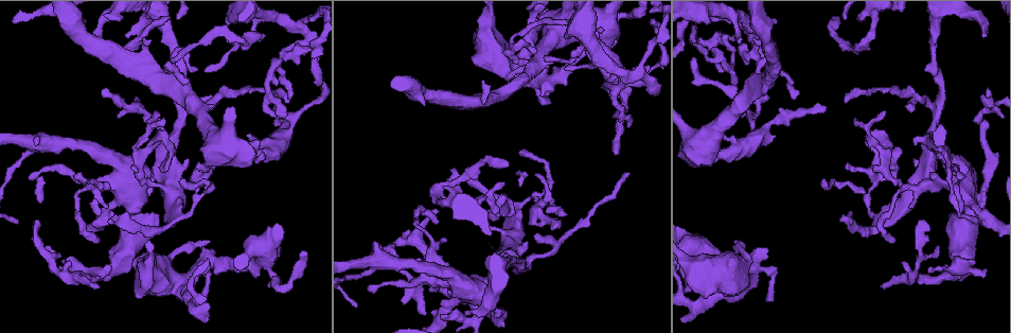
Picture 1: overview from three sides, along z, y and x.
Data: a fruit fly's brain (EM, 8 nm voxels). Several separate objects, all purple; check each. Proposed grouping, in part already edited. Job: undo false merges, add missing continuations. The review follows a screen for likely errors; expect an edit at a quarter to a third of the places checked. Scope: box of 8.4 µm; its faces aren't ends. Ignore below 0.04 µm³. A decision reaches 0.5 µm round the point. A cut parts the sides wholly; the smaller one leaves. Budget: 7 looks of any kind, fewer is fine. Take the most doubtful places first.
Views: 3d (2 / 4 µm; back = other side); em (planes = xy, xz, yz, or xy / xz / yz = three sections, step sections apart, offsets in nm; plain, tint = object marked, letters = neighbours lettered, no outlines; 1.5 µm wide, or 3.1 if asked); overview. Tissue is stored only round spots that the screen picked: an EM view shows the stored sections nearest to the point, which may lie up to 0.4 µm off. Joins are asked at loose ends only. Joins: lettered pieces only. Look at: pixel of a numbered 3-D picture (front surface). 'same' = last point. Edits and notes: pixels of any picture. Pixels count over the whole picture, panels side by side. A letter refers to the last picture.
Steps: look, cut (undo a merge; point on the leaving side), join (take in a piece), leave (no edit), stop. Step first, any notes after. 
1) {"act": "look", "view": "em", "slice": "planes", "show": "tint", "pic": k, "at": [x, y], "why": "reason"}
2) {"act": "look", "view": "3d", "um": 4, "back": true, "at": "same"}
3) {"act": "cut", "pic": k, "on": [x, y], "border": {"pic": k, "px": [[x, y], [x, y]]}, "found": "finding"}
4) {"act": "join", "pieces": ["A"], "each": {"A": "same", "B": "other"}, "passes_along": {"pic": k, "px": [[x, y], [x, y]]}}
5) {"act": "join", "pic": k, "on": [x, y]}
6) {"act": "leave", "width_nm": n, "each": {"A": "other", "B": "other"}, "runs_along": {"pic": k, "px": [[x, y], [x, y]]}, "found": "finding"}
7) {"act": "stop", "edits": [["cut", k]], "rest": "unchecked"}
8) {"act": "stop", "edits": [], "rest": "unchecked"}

{"act": "look", "view": "3d", "um": 4, "pic": 1, "at": [760, 108], "why": "abrupt turn"}

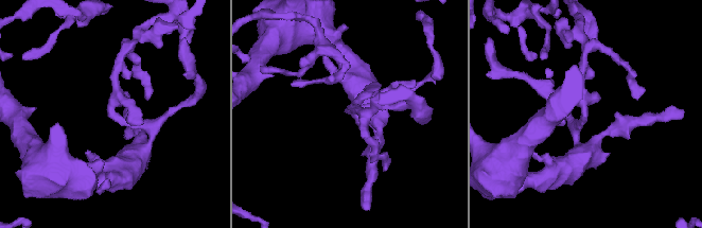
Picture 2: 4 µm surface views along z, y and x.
{"act": "look", "view": "em", "slice": "xz", "step": 8, "show": "tint", "pic": 2, "at": [349, 112], "why": "need the tissue"}

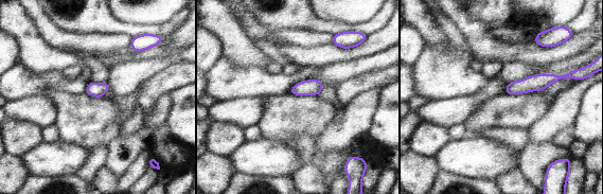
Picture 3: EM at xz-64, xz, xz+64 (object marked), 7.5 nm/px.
{"act": "look", "view": "em", "slice": "planes", "show": "letters", "at": "same", "why": "cut it another way"}

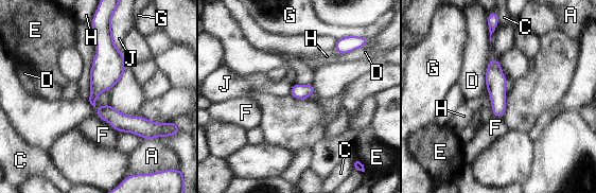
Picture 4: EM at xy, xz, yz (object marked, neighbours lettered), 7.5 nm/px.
{"act": "leave", "width_nm": 110, "each": {"A": "other", "C": "other", "D": "other", "E": "other", "F": "other", "G": "other", "H": "other", "J": "other"}, "runs_along": {"pic": 4, "px": [[101, 33], [93, 104], [144, 134]]}, "found": "continuous, no second neuron"}

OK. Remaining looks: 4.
{"act": "look", "view": "em", "slice": "planes", "show": "letters", "pic": 1, "at": [37, 143]}

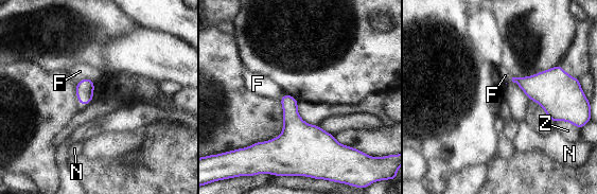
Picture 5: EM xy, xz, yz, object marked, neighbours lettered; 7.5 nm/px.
{"act": "leave", "each": {"F": "other", "N": "other", "Z": "other"}, "border": {"pic": 5, "px": [[94, 82], [82, 78], [76, 84]]}, "found": "no lettered piece goes on from it"}

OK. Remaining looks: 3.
{"act": "look", "view": "em", "slice": "xy", "step": 4, "show": "tint", "pic": 1, "at": [120, 183]}

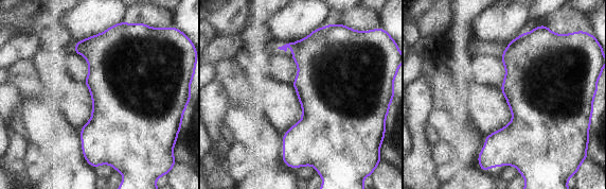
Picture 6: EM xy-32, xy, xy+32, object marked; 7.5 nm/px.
{"act": "look", "view": "em", "slice": "planes", "show": "letters", "at": "same", "why": "another direction"}

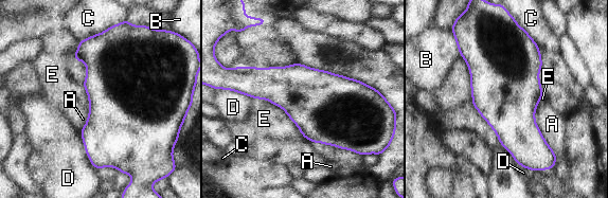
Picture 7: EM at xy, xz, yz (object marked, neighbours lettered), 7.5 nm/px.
{"act": "leave", "width_nm": 200, "each": {"A": "other", "B": "other", "C": "other", "D": "other", "E": "other"}, "border": {"pic": 7, "px": [[268, 101], [278, 105], [302, 134]]}, "found": "all the same neuron"}

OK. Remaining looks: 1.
{"act": "stop", "edits": [], "rest": "unchecked"}

